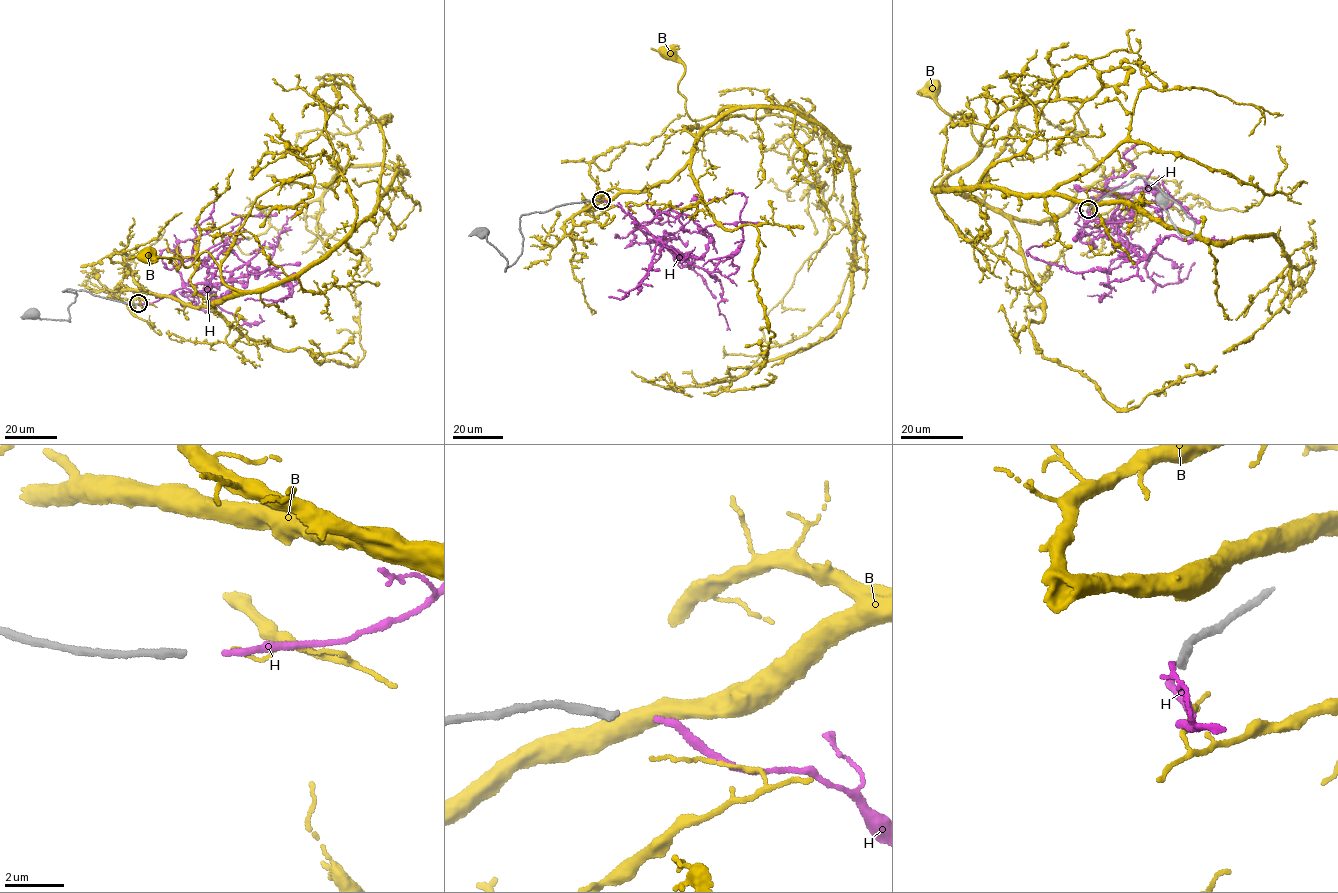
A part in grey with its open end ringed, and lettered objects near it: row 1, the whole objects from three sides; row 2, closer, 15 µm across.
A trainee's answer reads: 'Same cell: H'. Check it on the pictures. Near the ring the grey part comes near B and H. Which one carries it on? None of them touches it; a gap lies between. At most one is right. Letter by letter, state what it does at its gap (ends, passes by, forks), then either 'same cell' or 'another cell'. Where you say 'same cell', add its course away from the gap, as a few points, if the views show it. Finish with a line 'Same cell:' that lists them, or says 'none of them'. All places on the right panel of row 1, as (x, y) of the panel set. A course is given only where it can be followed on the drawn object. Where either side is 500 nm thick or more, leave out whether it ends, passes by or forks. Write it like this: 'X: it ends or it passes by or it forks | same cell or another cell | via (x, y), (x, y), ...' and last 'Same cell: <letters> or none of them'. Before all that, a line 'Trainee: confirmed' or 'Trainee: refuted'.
Trainee: confirmed
B: it ends | another cell
H: it ends | same cell | via (1086, 211), (1109, 221), (1140, 261), (1072, 272), (1027, 252), (1048, 243)
Same cell: H

